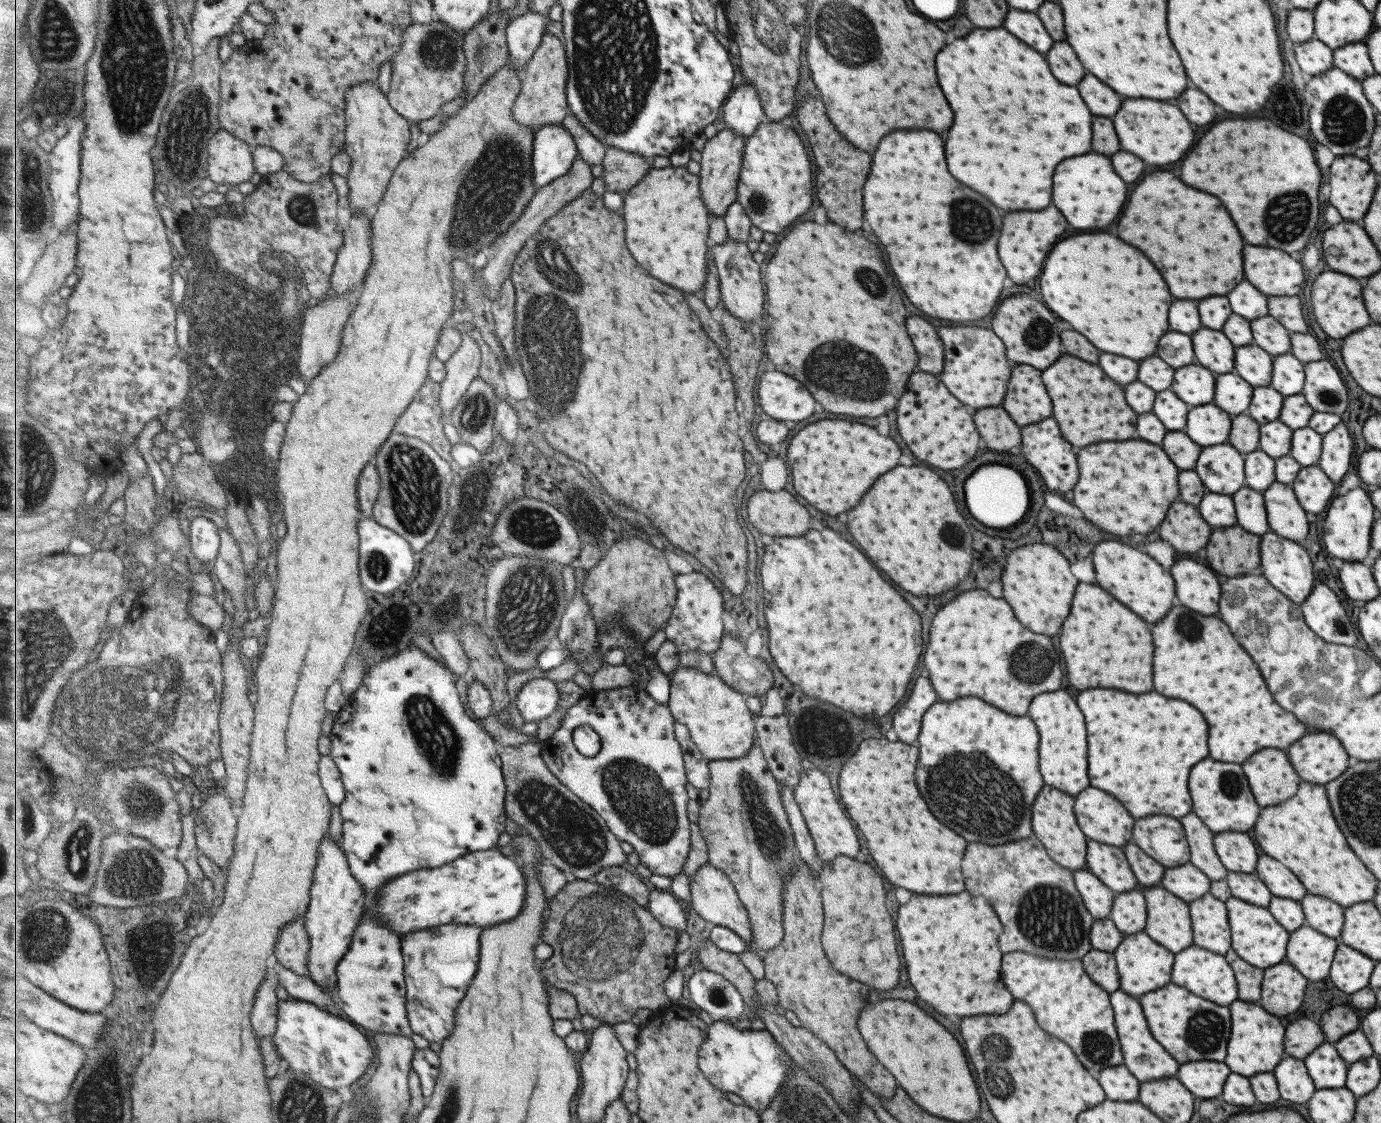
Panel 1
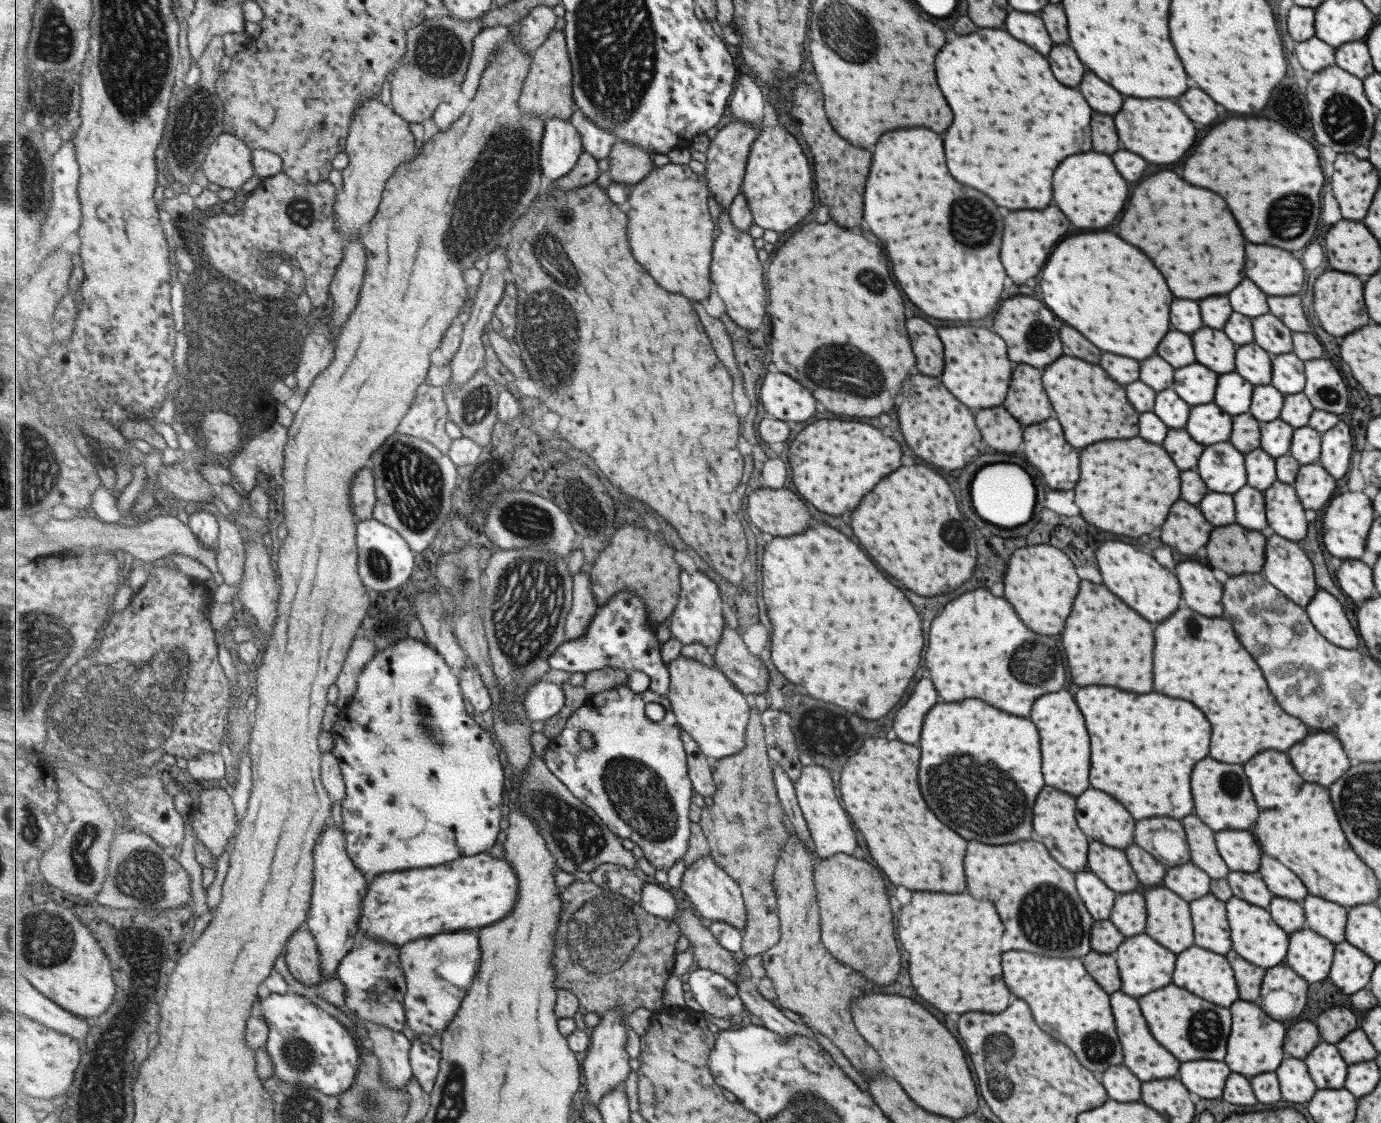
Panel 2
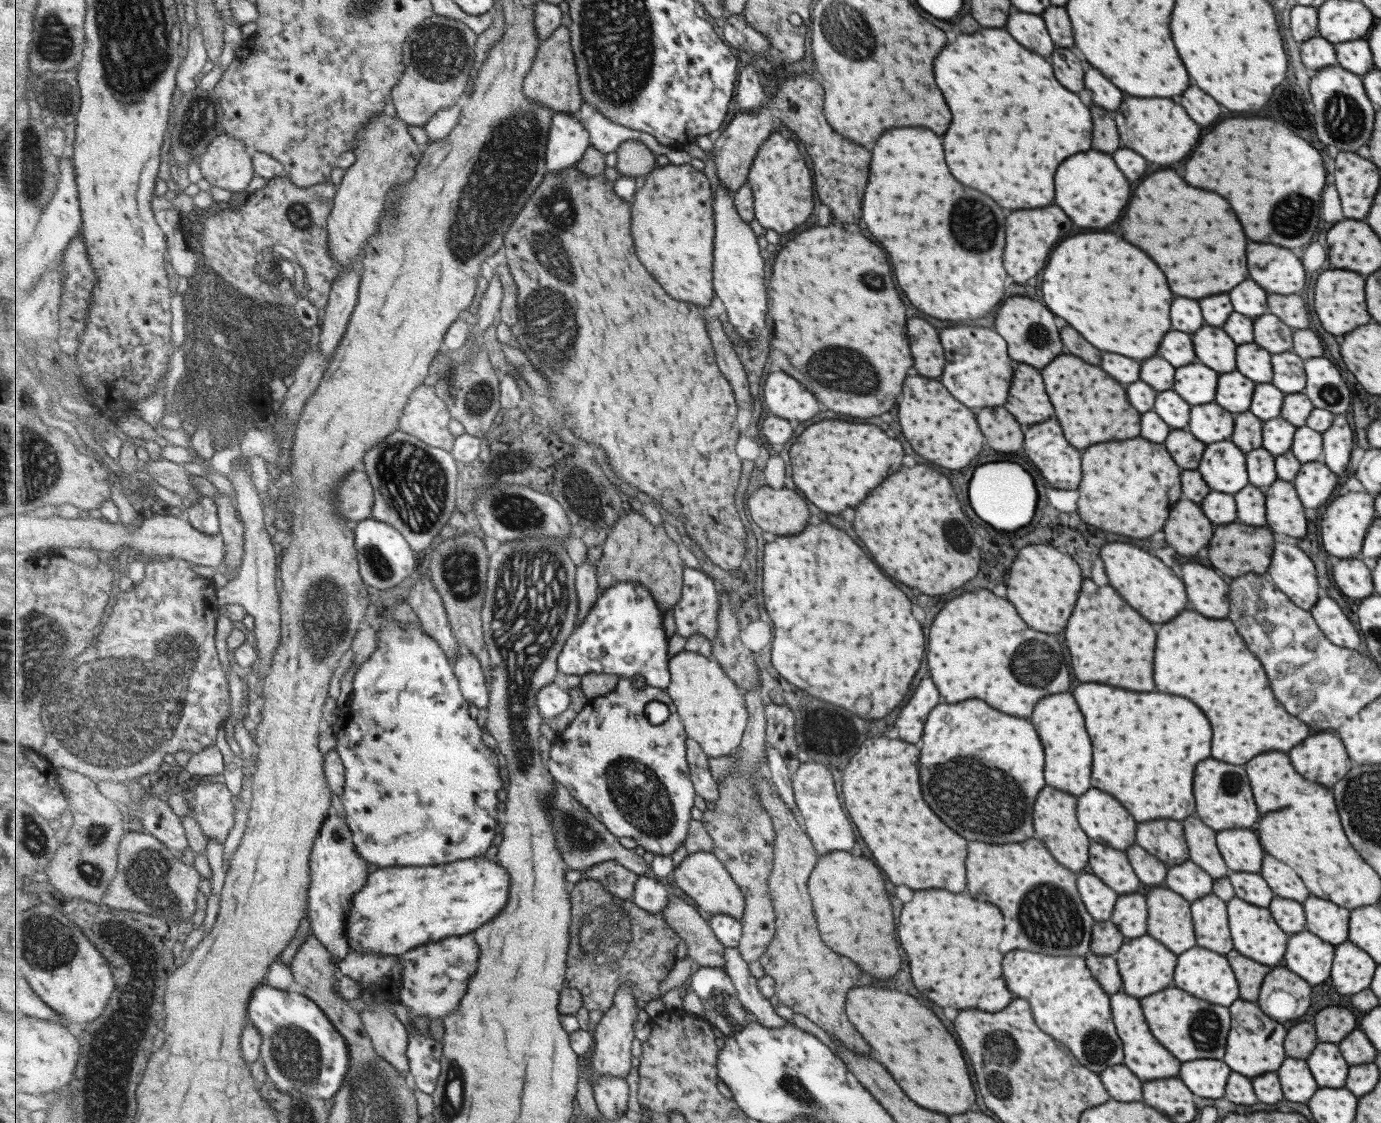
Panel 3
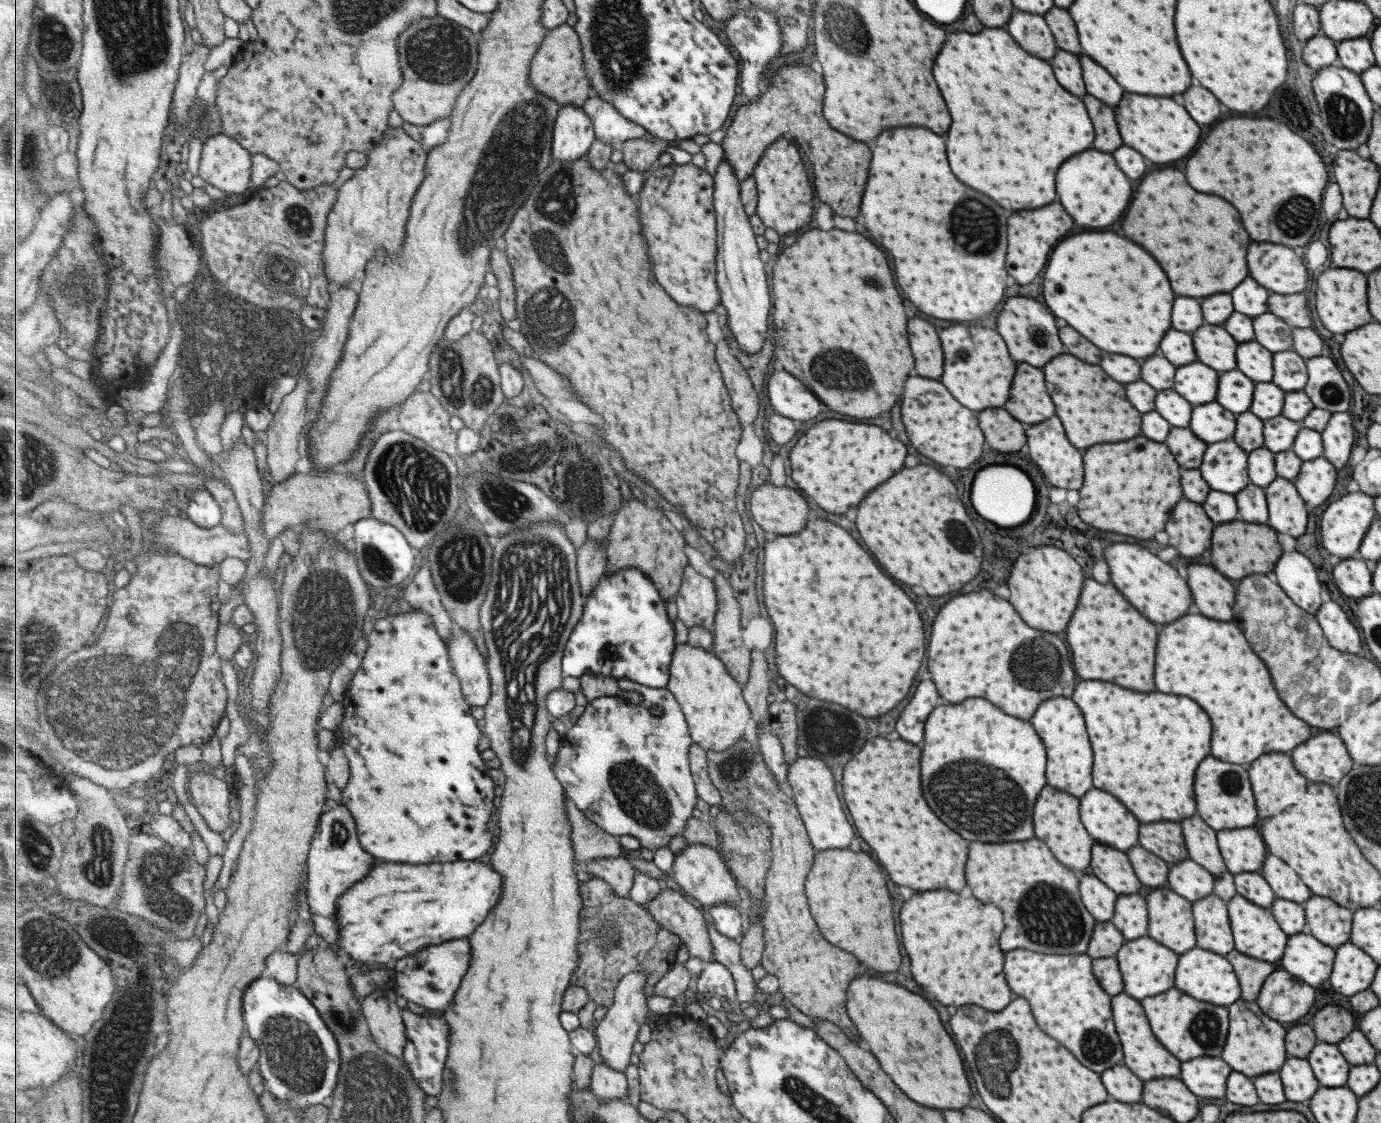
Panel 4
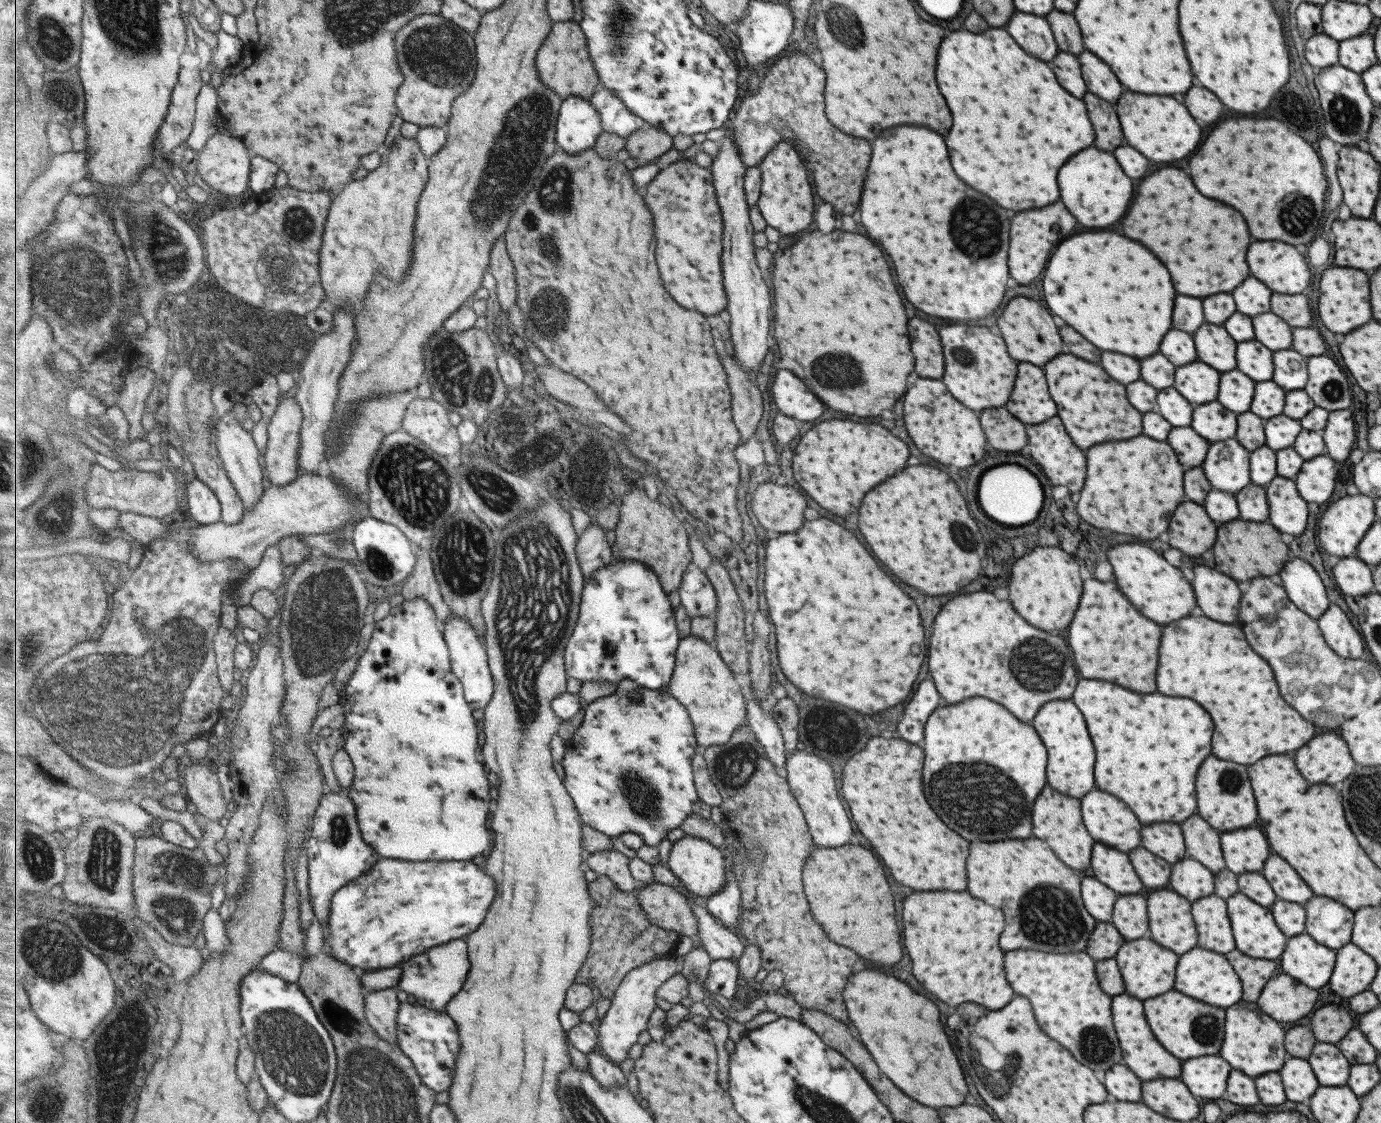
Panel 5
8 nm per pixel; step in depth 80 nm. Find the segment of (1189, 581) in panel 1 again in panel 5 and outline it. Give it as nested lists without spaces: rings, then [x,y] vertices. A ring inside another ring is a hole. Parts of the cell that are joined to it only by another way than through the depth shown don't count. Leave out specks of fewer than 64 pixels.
[[[1195,566],[1191,586],[1197,598],[1197,606],[1205,616],[1223,624],[1231,624],[1235,620],[1241,598],[1235,580],[1207,566]]]

